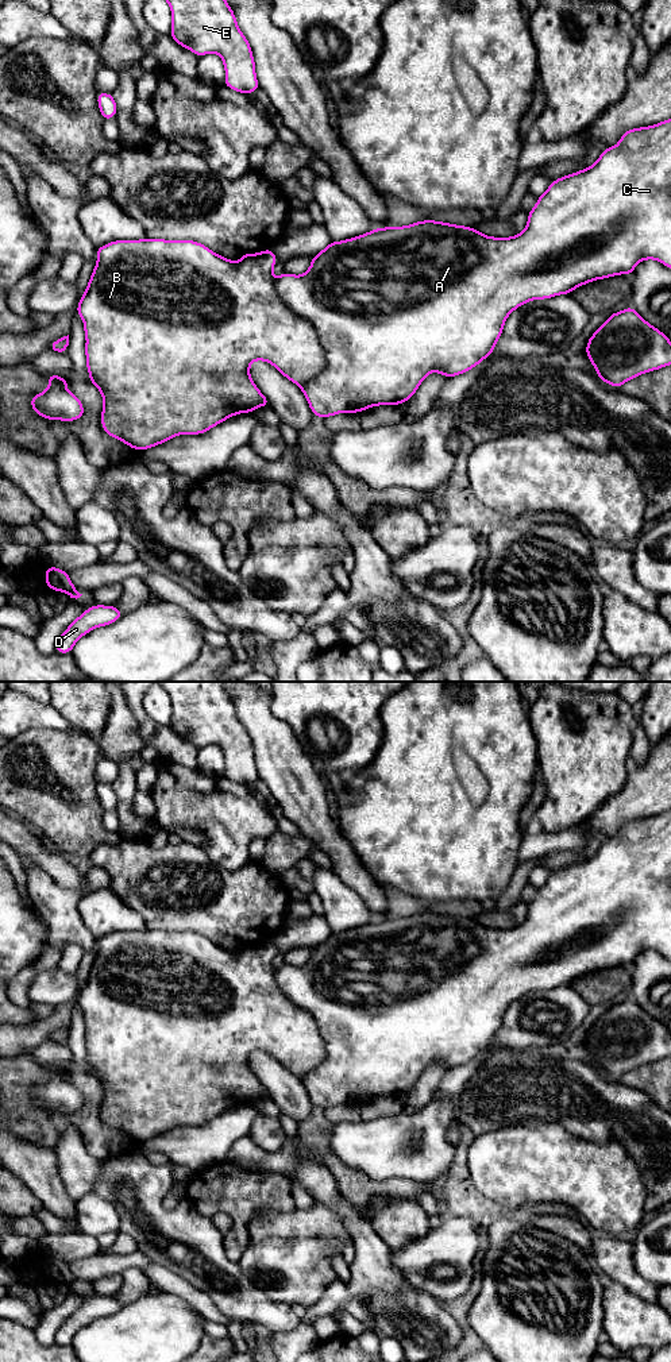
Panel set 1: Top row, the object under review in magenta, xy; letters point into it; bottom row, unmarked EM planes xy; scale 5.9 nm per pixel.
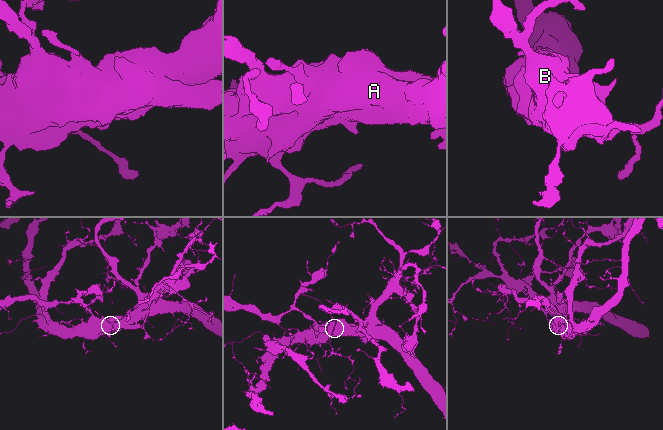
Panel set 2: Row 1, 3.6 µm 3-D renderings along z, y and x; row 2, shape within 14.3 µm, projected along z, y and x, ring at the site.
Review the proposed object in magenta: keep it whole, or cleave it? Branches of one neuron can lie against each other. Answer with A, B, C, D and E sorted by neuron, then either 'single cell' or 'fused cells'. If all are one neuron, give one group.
A B C D E; single cell

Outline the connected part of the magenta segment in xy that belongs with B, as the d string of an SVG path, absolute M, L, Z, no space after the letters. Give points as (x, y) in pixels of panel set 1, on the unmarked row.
M671 810L625 822L617 837L606 838L593 857L552 872L537 890L535 899L528 903L524 922L510 929L486 927L471 918L435 911L416 912L404 918L374 919L352 930L331 933L312 949L305 965L293 966L284 962L277 971L273 969L273 957L278 950L271 939L257 945L242 945L236 954L194 931L146 929L111 933L97 939L96 946L97 954L76 1000L84 1012L89 1073L103 1087L101 1118L104 1123L136 1142L159 1137L178 1126L201 1126L235 1106L270 1097L269 1091L250 1068L250 1056L254 1052L273 1056L284 1068L300 1077L312 1104L321 1110L342 1103L360 1104L370 1097L401 1096L414 1087L429 1064L436 1062L451 1069L474 1060L490 1047L502 1026L508 1007L525 993L570 985L574 980L595 971L620 965L632 966L636 956L645 950L659 952L671 960Z

